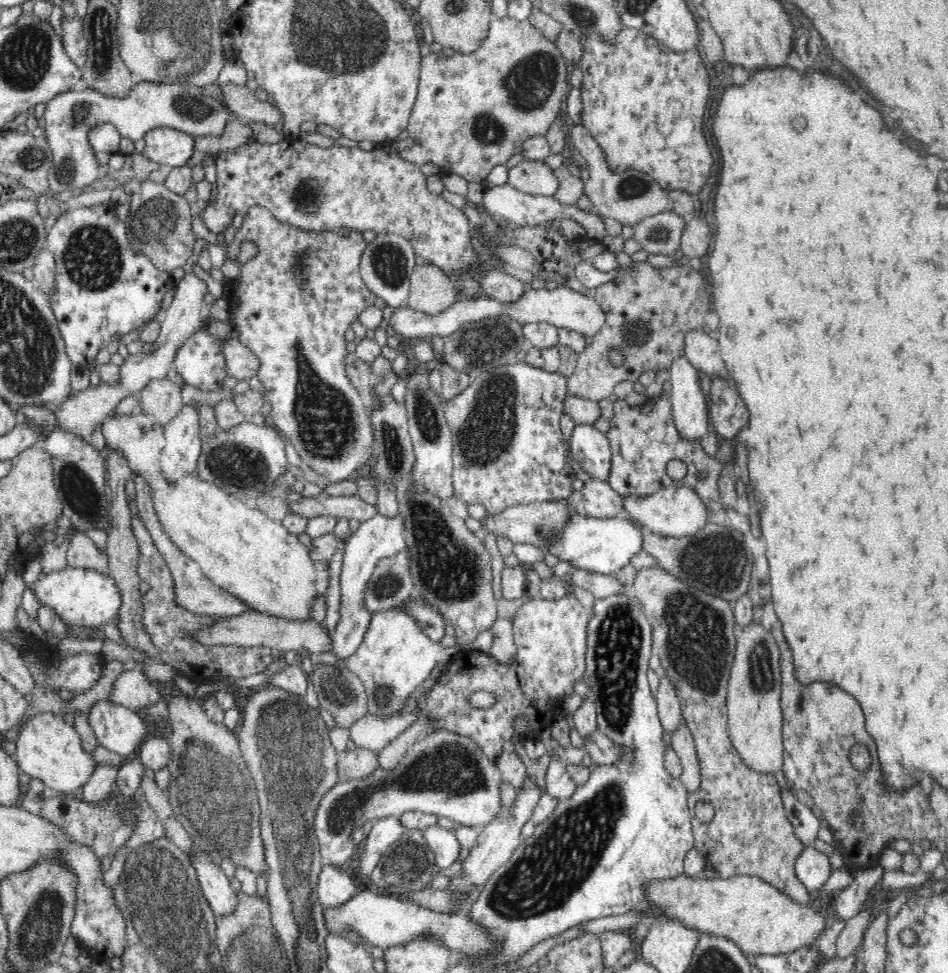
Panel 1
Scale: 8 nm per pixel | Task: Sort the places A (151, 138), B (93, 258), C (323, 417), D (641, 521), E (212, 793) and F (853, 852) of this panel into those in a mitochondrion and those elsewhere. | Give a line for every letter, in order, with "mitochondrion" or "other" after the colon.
A: other
B: mitochondrion
C: mitochondrion
D: other
E: mitochondrion
F: other

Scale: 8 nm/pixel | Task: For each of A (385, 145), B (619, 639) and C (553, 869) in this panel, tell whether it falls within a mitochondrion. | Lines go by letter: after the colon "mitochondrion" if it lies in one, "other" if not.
A: other
B: mitochondrion
C: mitochondrion

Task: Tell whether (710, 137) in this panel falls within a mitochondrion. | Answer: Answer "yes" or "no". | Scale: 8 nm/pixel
no

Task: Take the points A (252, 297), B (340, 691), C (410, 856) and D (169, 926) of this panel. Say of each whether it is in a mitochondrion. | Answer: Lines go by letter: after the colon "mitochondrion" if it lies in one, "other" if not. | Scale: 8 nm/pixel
A: other
B: mitochondrion
C: mitochondrion
D: mitochondrion

